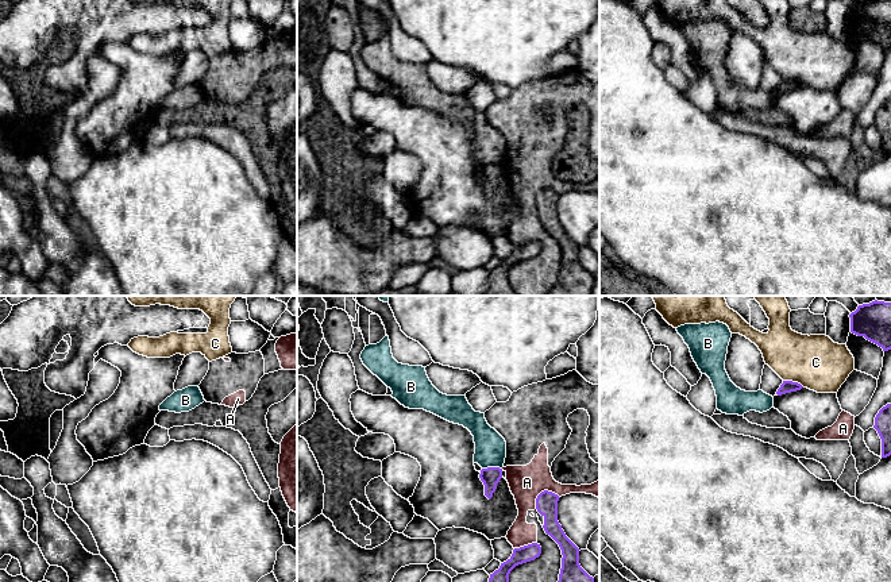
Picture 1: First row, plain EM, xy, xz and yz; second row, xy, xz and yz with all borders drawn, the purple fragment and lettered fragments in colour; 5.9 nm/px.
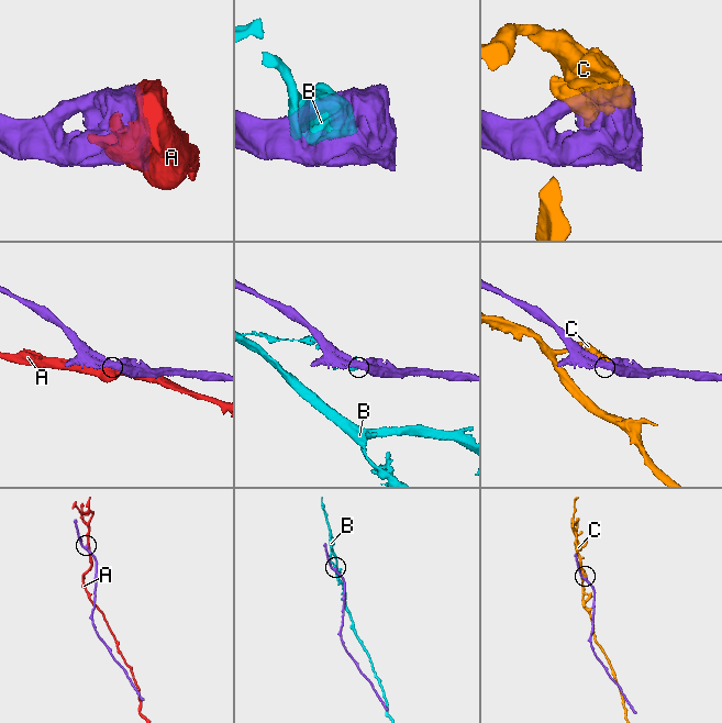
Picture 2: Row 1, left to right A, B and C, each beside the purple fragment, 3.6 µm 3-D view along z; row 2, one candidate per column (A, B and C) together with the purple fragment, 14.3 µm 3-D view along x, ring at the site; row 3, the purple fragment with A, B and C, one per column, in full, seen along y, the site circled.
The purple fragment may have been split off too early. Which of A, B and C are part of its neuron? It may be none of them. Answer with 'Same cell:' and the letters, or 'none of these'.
Same cell: none of these

